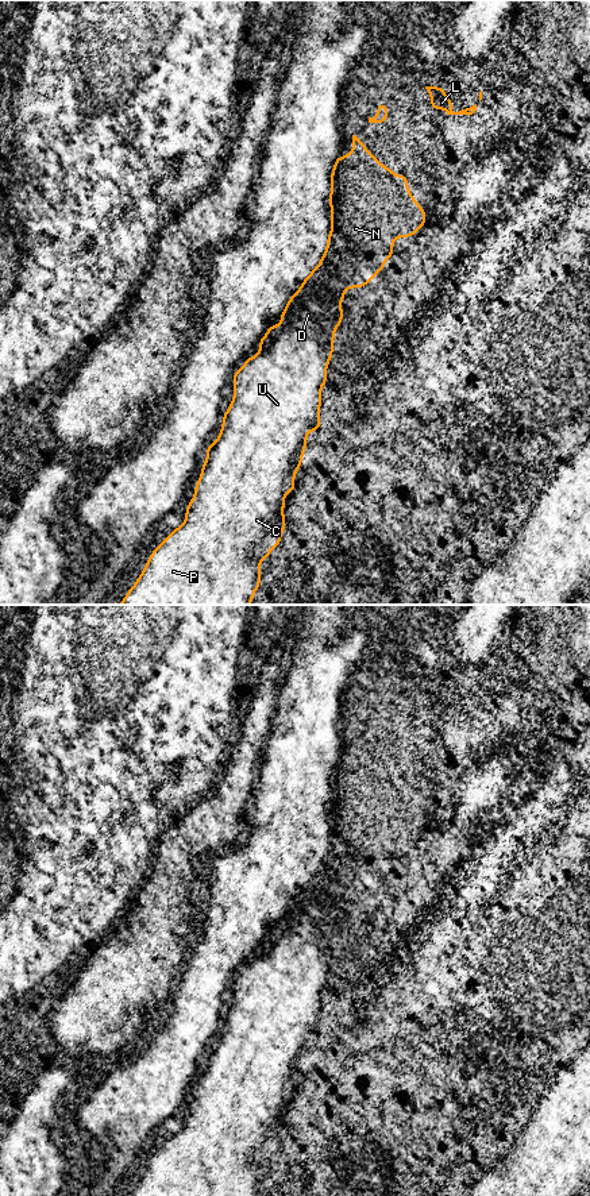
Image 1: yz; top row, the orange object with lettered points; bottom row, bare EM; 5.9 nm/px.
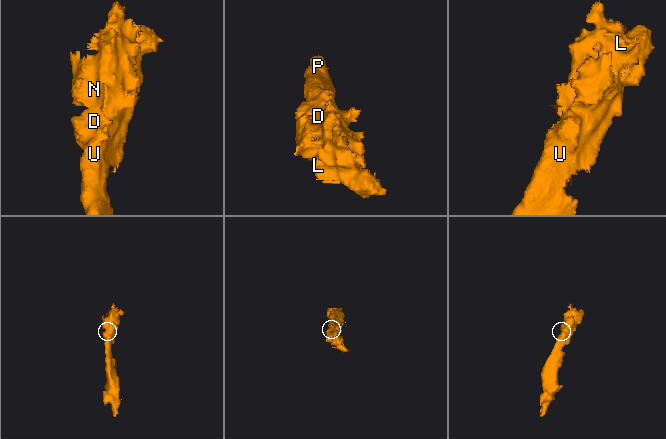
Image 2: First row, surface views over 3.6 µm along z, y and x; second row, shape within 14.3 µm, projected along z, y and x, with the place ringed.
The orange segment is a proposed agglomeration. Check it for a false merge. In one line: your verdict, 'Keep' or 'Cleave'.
Keep

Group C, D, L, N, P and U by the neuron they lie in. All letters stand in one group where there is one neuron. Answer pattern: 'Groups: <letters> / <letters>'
Groups: C D L N P U

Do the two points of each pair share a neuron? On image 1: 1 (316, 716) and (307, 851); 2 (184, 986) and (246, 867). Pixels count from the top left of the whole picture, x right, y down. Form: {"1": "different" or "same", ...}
{"1": "same", "2": "different"}

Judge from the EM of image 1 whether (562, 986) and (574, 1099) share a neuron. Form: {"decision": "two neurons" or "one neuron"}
{"decision": "two neurons"}

